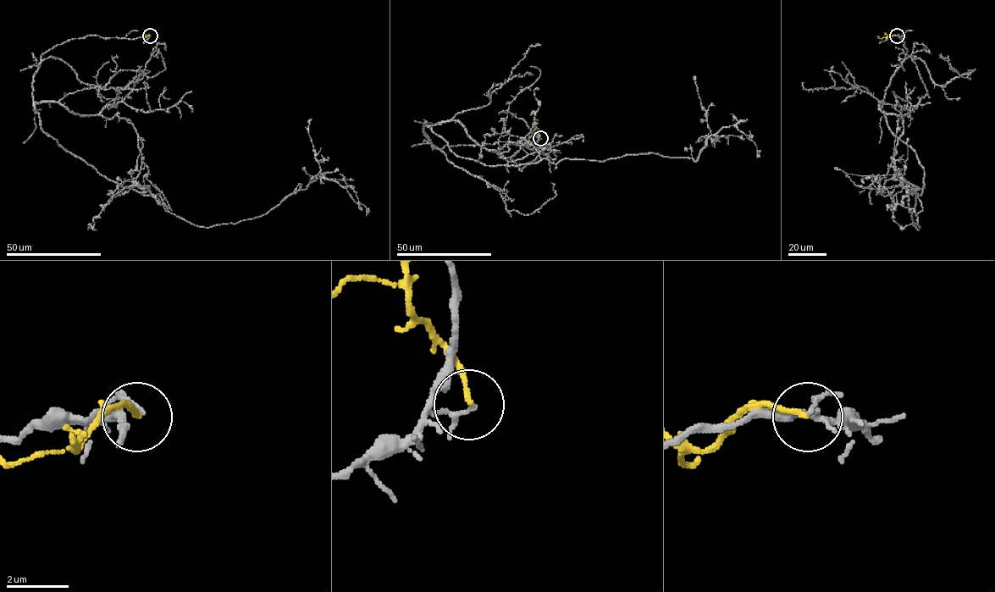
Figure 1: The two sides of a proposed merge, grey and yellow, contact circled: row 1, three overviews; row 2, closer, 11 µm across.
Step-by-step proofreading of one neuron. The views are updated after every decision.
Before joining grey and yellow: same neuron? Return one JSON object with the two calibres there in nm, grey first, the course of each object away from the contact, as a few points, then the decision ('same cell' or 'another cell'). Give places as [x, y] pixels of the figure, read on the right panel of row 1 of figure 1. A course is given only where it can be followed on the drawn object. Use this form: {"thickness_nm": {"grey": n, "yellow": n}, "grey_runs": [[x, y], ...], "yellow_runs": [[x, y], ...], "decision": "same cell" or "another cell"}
{"thickness_nm": {"grey": 90, "yellow": 160}, "grey_runs": [[897, 35], [906, 55], [881, 110], [923, 168], [919, 227], [919, 189], [896, 175], [884, 186], [915, 215]], "yellow_runs": [[897, 35], [881, 39], [878, 36]], "decision": "another cell"}

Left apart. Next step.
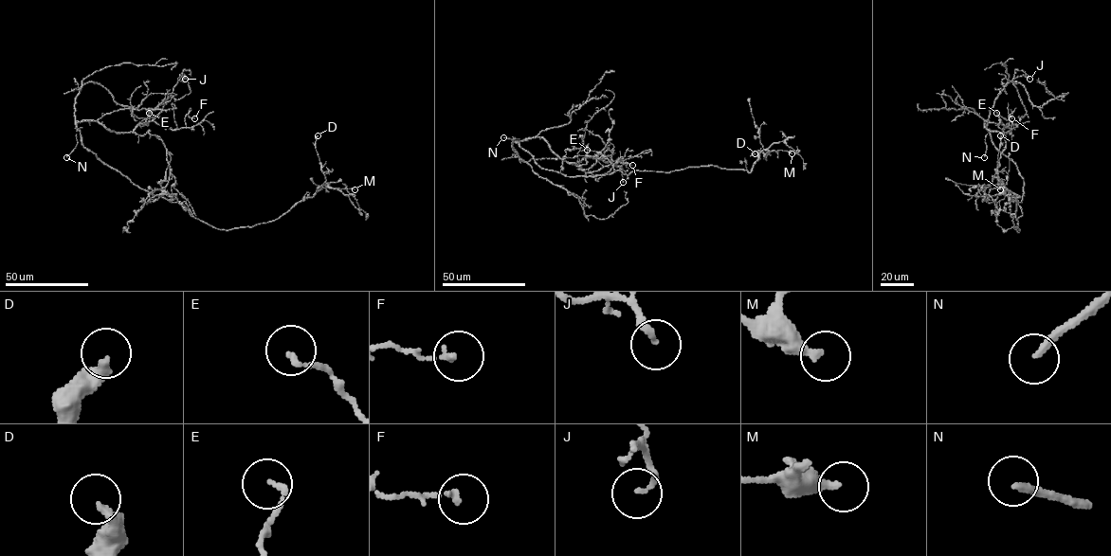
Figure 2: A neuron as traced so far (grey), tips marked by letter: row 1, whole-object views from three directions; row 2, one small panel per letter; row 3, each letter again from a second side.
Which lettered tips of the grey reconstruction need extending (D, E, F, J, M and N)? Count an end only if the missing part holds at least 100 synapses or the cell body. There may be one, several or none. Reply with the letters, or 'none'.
N

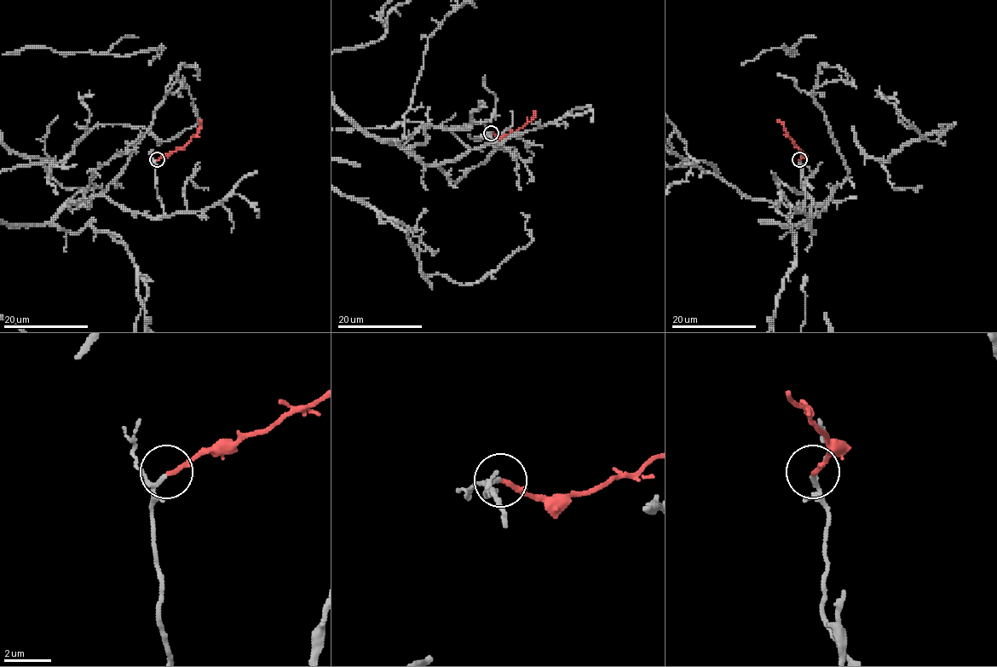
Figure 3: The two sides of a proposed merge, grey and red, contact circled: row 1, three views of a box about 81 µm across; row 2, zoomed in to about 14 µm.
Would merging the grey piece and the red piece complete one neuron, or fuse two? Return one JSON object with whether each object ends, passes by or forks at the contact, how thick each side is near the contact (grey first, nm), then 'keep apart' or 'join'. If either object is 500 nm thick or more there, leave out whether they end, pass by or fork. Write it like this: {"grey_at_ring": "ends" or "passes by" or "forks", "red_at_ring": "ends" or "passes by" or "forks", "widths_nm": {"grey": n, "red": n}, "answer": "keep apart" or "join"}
{"grey_at_ring": "passes by", "red_at_ring": "ends", "widths_nm": {"grey": 140, "red": 190}, "answer": "join"}

